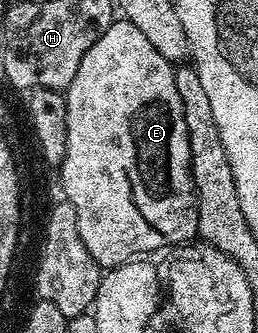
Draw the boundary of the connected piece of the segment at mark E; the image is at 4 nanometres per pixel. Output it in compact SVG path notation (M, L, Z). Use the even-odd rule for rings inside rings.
M115 20L110 25L108 32L104 32L104 36L100 36L100 40L96 40L96 44L92 44L92 48L88 48L88 52L84 52L84 60L80 60L80 68L76 68L76 77L72 79L72 84L65 90L67 102L67 151L64 153L62 162L60 190L63 190L65 201L72 204L72 208L76 208L76 228L80 228L80 240L84 240L84 248L88 248L88 252L92 252L92 260L96 260L96 264L103 268L119 266L125 262L131 262L134 258L141 258L155 254L160 248L165 246L180 246L189 243L198 232L198 196L194 193L194 177L190 175L190 145L188 144L188 128L184 124L184 104L180 104L180 92L176 92L176 80L174 79L175 67L167 58L160 56L160 52L156 52L156 48L152 48L152 43L144 37L144 32L140 32L140 28L136 28L136 24L125 20Z

